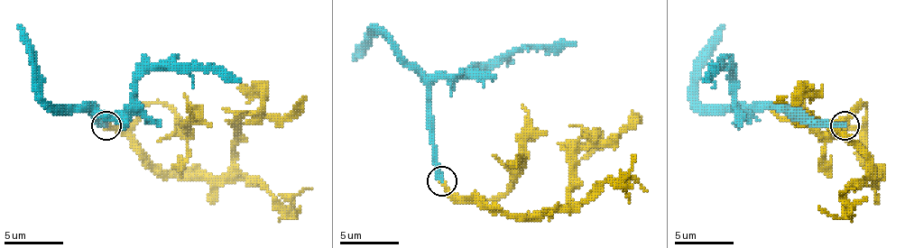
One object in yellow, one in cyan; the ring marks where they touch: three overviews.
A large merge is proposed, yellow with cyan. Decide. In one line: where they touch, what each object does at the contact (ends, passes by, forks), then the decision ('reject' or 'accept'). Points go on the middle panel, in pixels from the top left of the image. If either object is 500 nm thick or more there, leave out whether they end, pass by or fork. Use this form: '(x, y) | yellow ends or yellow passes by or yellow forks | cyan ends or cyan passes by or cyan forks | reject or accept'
(441, 181) | yellow ends | cyan ends | accept

